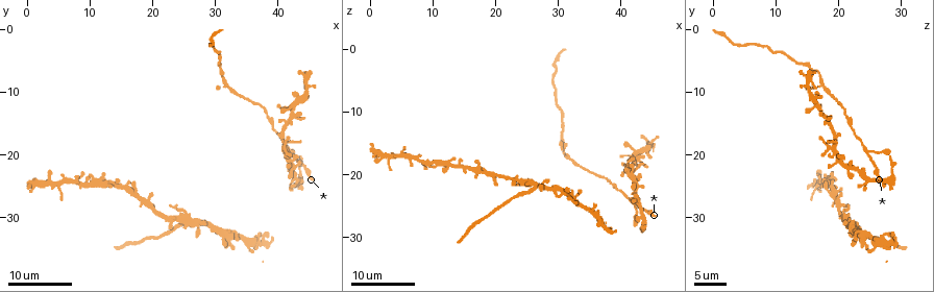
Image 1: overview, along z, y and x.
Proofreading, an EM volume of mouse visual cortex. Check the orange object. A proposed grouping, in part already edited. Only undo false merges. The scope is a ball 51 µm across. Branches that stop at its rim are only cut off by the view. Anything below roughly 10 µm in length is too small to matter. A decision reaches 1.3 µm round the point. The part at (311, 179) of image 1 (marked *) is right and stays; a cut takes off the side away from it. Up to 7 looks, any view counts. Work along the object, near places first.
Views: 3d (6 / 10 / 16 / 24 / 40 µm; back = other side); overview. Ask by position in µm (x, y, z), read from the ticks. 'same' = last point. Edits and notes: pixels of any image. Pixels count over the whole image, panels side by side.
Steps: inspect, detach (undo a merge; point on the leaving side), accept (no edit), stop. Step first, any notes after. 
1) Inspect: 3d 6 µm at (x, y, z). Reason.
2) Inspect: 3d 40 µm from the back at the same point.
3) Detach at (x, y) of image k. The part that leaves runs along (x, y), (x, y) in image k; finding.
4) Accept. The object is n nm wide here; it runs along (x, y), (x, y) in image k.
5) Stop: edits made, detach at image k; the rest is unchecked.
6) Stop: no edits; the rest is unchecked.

Inspect: 3d 16 µm at (41.5, 18.0, 23.5). Sudden change in width.

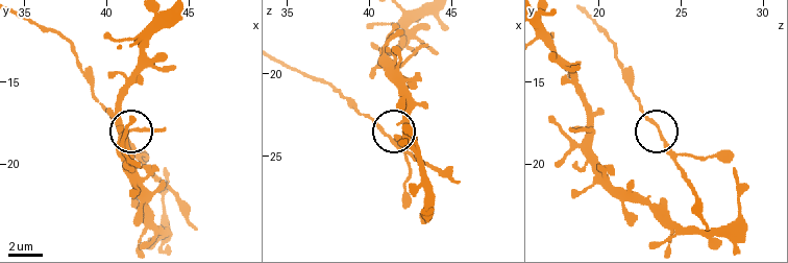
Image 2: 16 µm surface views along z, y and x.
Inspect: 3d 10 µm at (41.2, 18.2, 23.7).

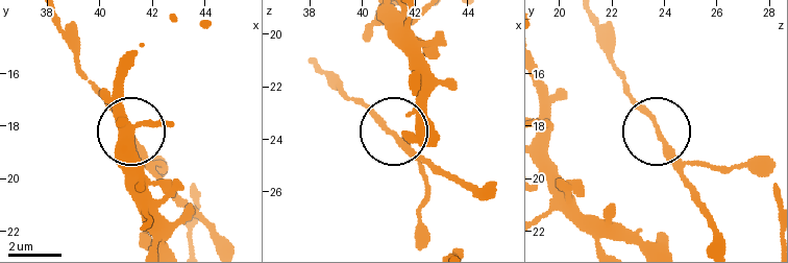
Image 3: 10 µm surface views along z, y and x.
Accept. Continuous, no second cell.

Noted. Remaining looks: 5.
Inspect: 3d 16 µm at (26.0, 31.0, 22.5).

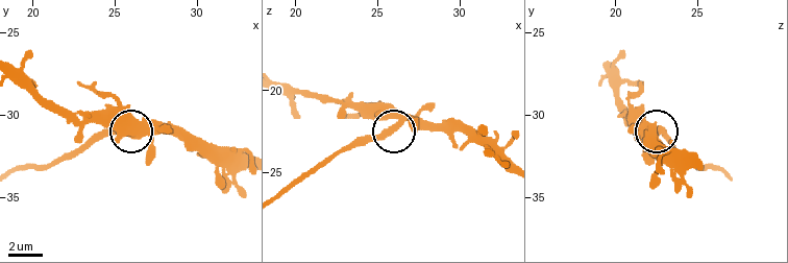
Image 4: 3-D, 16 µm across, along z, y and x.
Inspect: 3d 10 µm at (26.4, 31.1, 21.8). Zoom in.

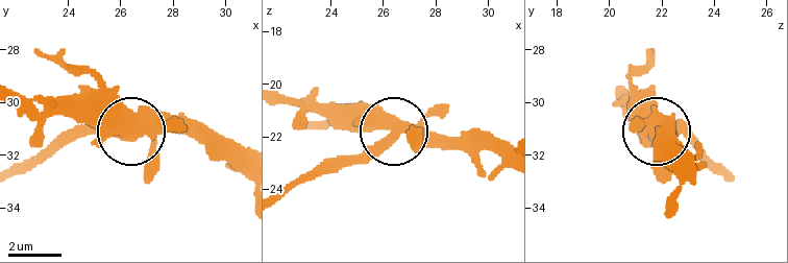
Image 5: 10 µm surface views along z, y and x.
Detach at (364, 148) of image 5. The object is 550 nm wide here; the part that leaves runs along (394, 128), (363, 151), (322, 163), (281, 187) in image 5; a second cell is stuck on.

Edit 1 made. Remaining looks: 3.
Inspect: 3d 24 µm at (30.0, 4.0, 9.5). Thin neck.

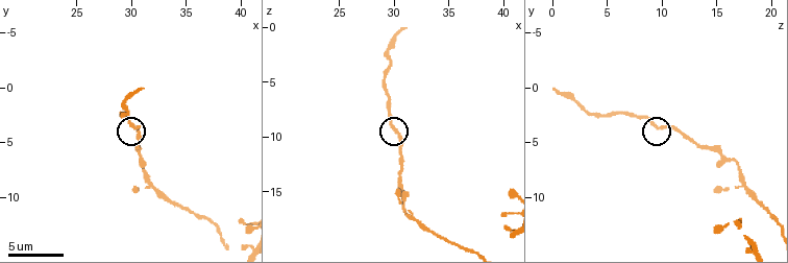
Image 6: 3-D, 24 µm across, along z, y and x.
Inspect: 3d 10 µm at (30.6, 3.8, 9.6).

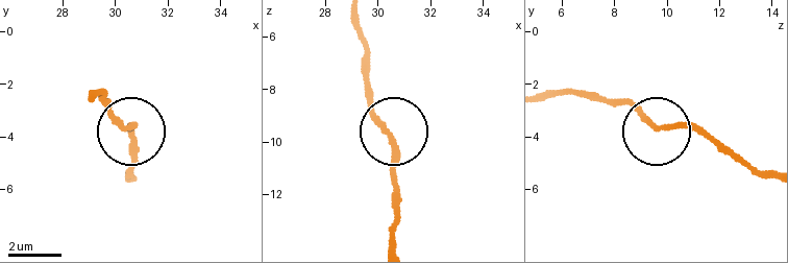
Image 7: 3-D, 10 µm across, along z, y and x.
Inspect: 3d 6 µm at (30.4, 3.7, 9.7).

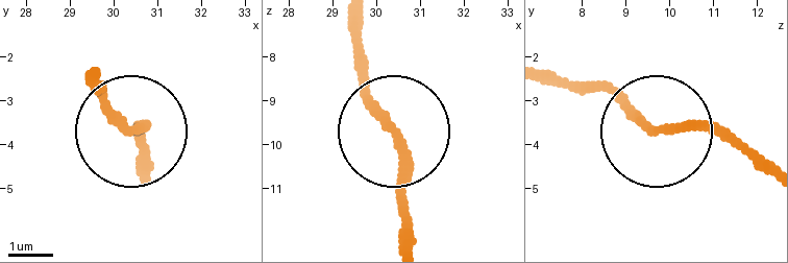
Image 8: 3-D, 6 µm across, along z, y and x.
Accept. The object is 180 nm wide here; it runs along (402, 239), (402, 149), (361, 81), (358, 41) in image 8; all the same cell.

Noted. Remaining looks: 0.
Stop: edits made, detach at image 5; the rest is unchecked.

